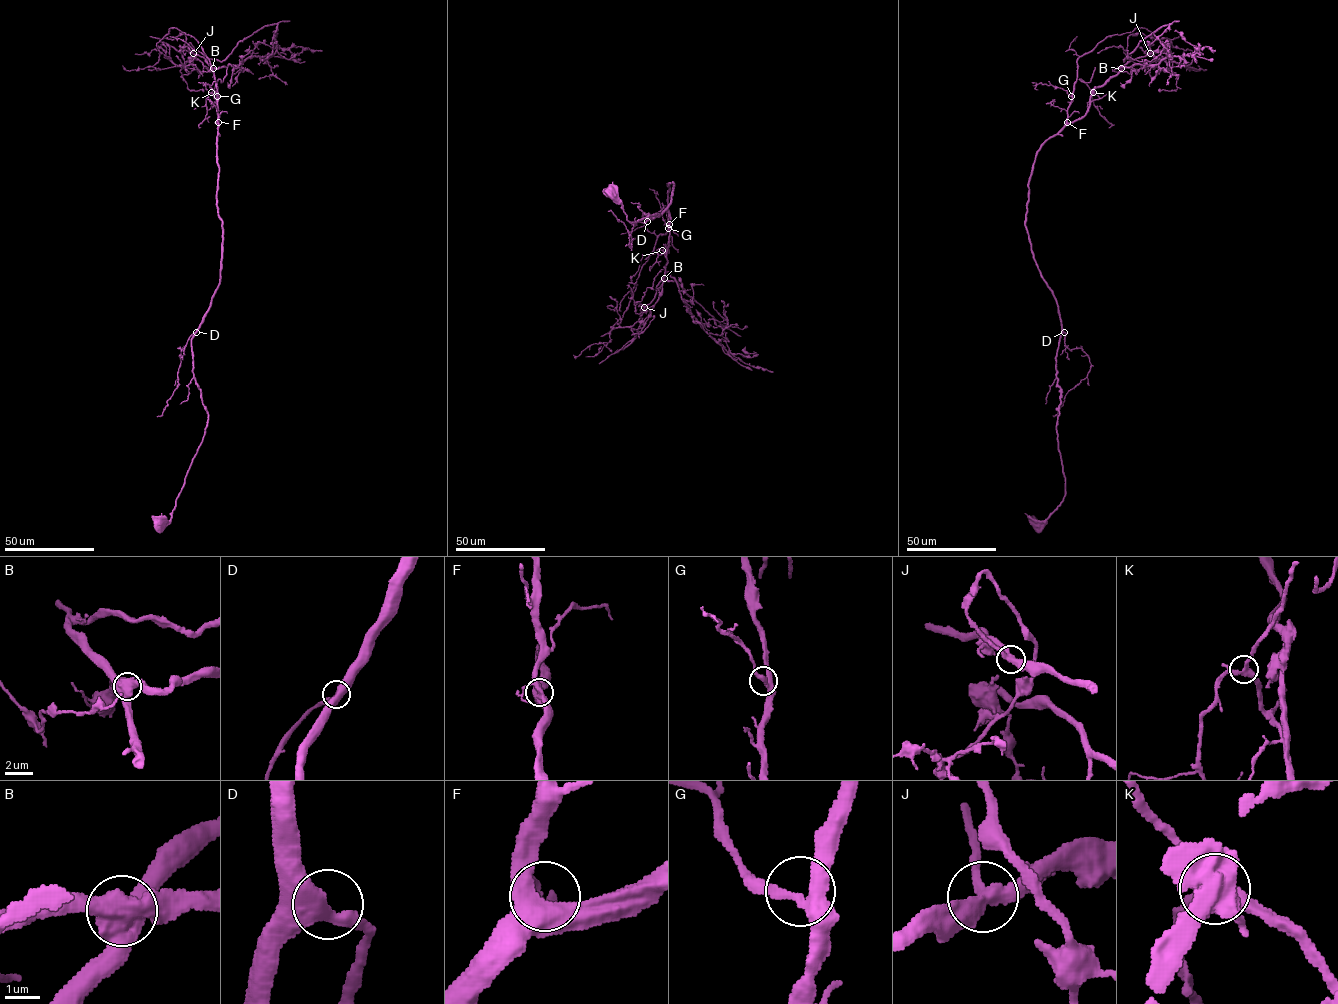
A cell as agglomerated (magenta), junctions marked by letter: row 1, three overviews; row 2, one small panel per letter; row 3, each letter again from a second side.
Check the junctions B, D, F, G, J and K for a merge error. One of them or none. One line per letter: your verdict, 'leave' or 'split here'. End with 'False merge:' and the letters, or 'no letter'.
B: split here
D: leave
F: leave
G: leave
J: leave
K: leave
False merge: B

